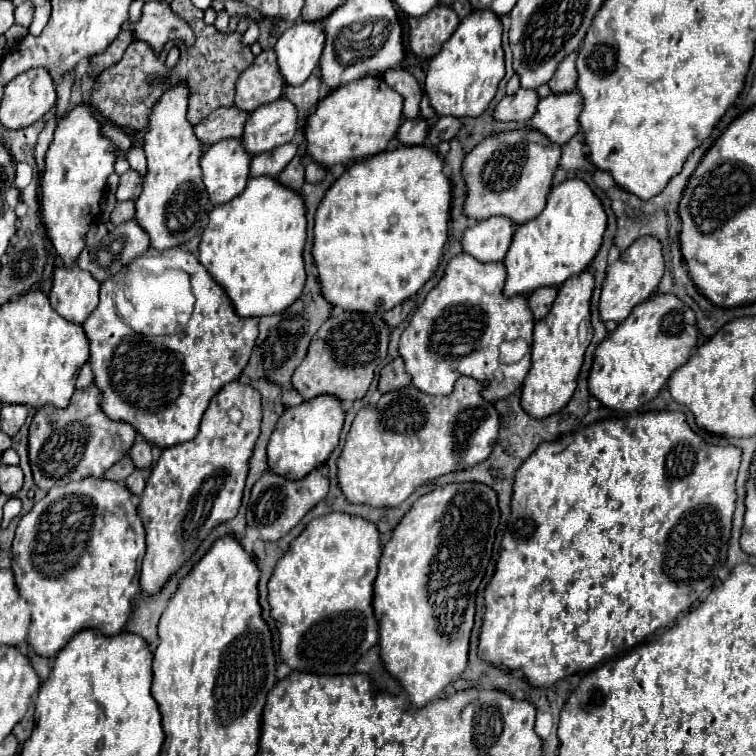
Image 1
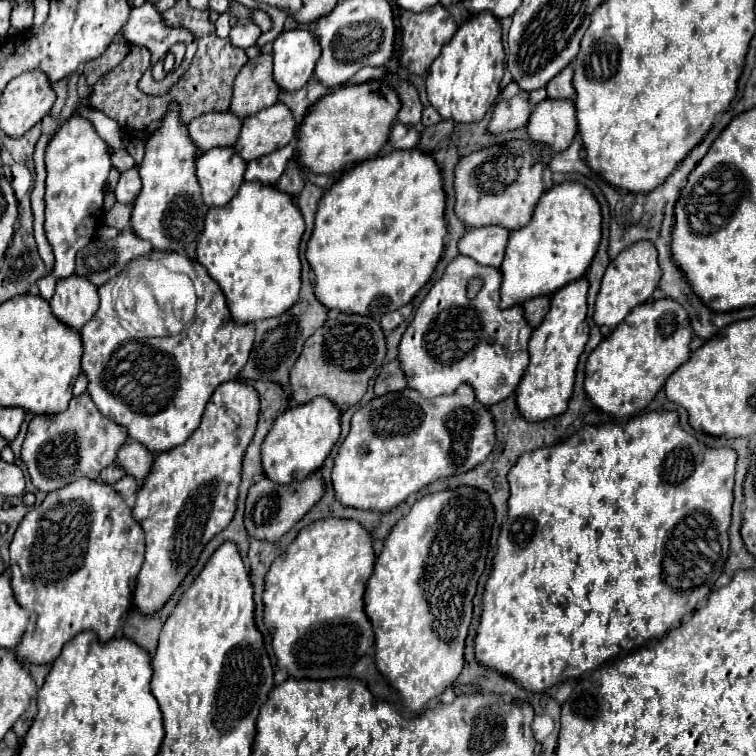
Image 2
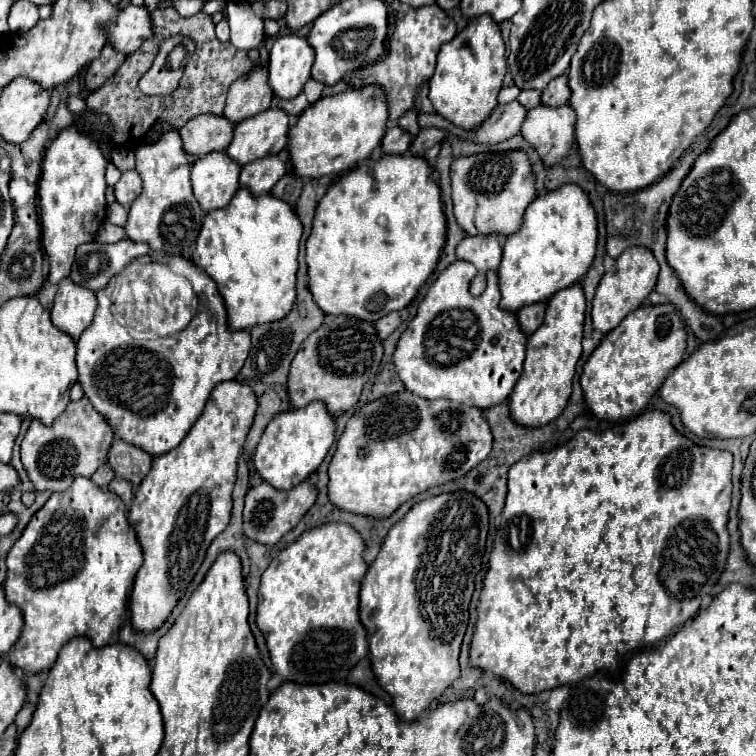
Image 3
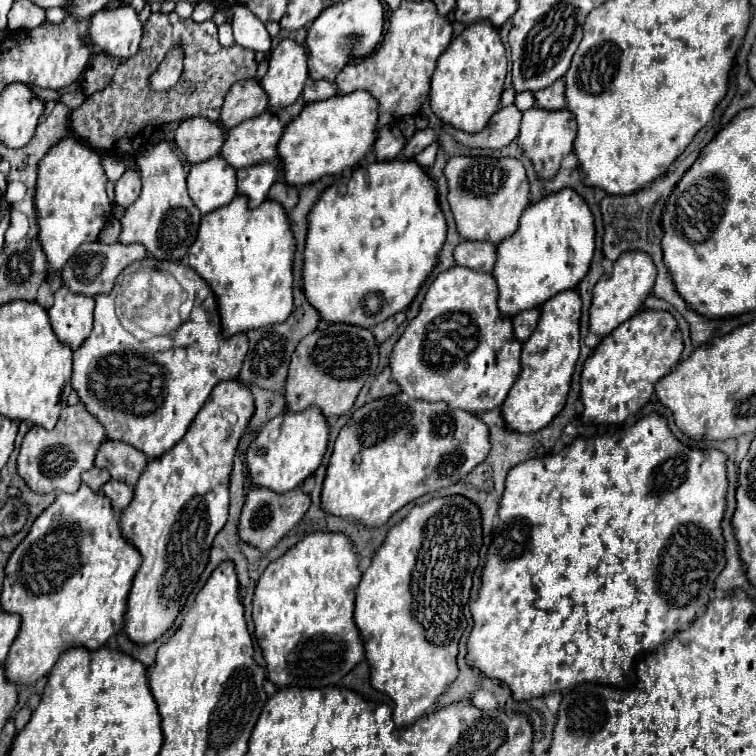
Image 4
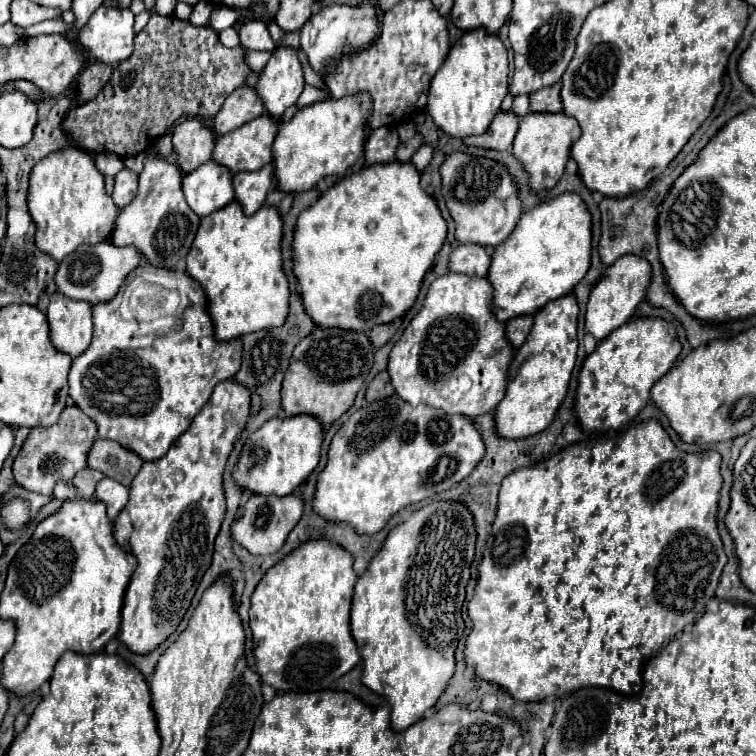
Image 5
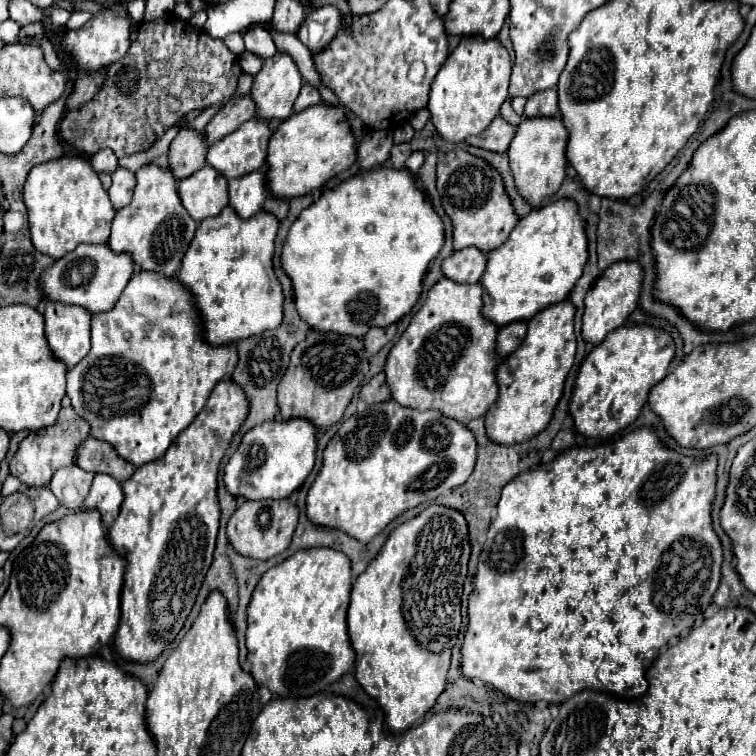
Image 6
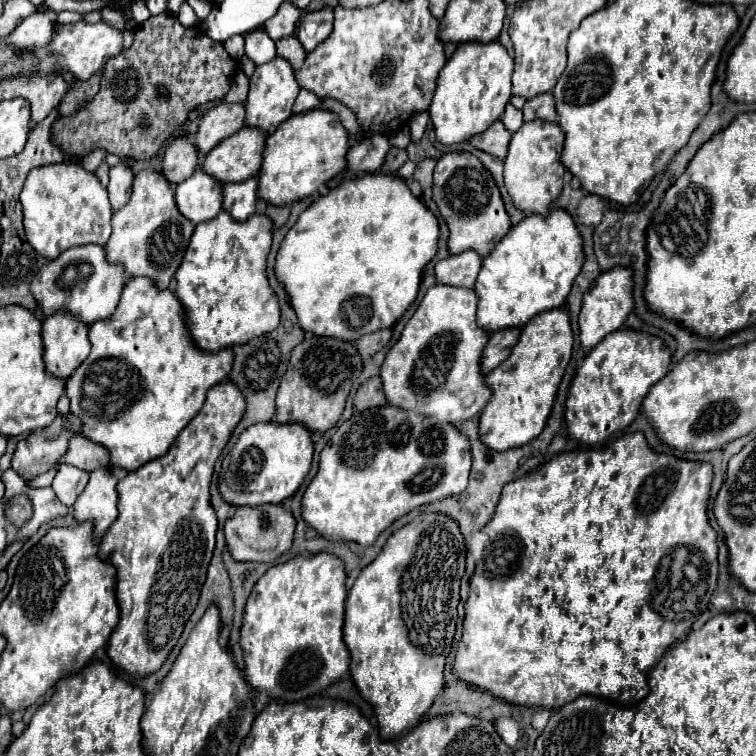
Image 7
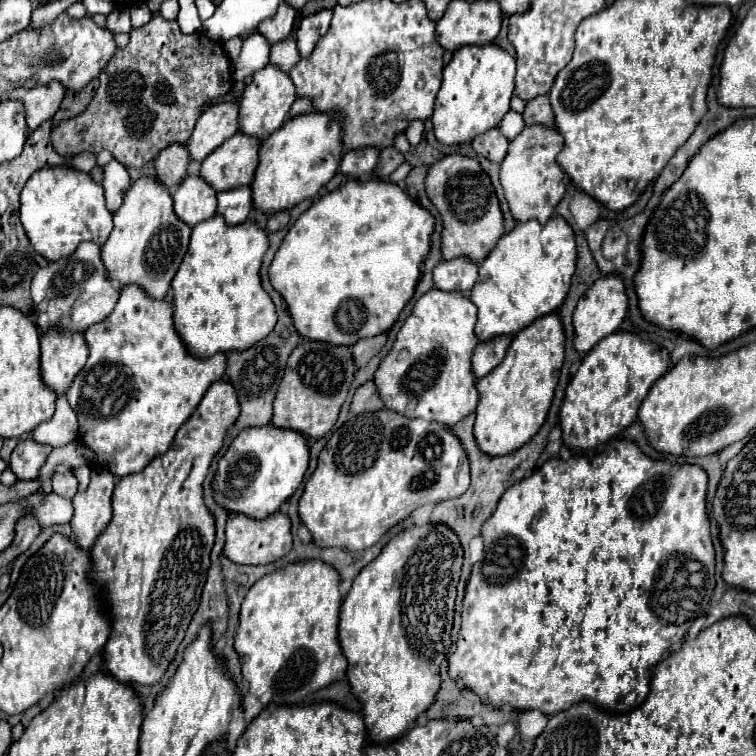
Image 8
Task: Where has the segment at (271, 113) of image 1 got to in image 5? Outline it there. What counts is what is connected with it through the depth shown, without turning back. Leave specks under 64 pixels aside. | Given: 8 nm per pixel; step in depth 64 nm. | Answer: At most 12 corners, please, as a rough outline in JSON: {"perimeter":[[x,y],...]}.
{"perimeter":[[262,114],[218,138],[232,174],[272,164],[278,122]]}

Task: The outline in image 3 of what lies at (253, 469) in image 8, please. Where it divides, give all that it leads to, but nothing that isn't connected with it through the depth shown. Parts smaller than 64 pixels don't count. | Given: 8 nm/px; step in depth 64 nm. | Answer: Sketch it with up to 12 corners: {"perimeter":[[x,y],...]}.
{"perimeter":[[320,402],[282,412],[254,454],[274,488],[318,470],[336,422]]}

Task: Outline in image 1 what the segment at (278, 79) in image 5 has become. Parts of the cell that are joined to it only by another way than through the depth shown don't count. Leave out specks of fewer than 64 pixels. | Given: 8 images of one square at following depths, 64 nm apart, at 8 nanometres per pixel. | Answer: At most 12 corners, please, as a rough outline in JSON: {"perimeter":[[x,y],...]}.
{"perimeter":[[298,20],[276,44],[286,84],[302,84],[324,50],[322,22]]}

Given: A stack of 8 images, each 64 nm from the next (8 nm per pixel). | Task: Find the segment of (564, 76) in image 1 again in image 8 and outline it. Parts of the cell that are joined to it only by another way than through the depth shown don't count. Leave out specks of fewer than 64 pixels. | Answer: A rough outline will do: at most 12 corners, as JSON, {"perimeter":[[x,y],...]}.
{"perimeter":[[548,96],[526,102],[524,122],[554,126]]}

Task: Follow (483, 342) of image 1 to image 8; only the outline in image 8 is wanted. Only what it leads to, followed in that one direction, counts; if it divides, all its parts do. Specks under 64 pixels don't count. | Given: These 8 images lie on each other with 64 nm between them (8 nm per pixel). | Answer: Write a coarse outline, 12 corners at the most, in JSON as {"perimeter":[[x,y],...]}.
{"perimeter":[[420,296],[374,374],[386,408],[444,426],[480,402],[476,306]]}

